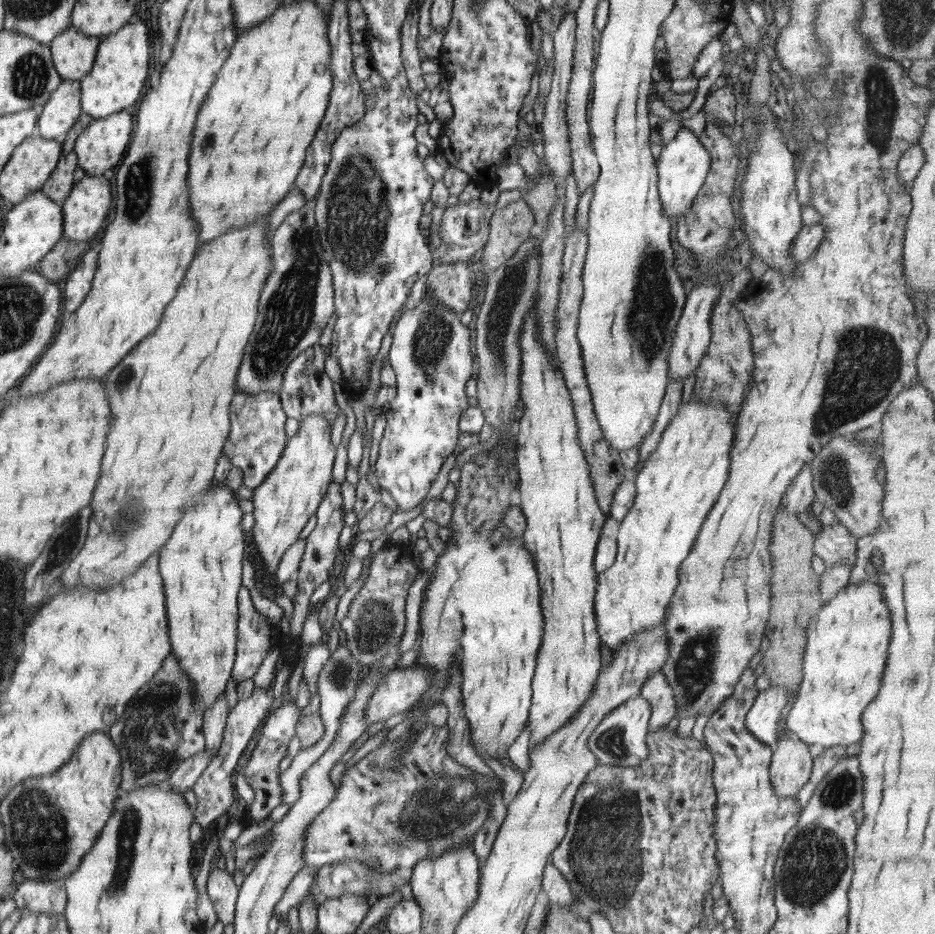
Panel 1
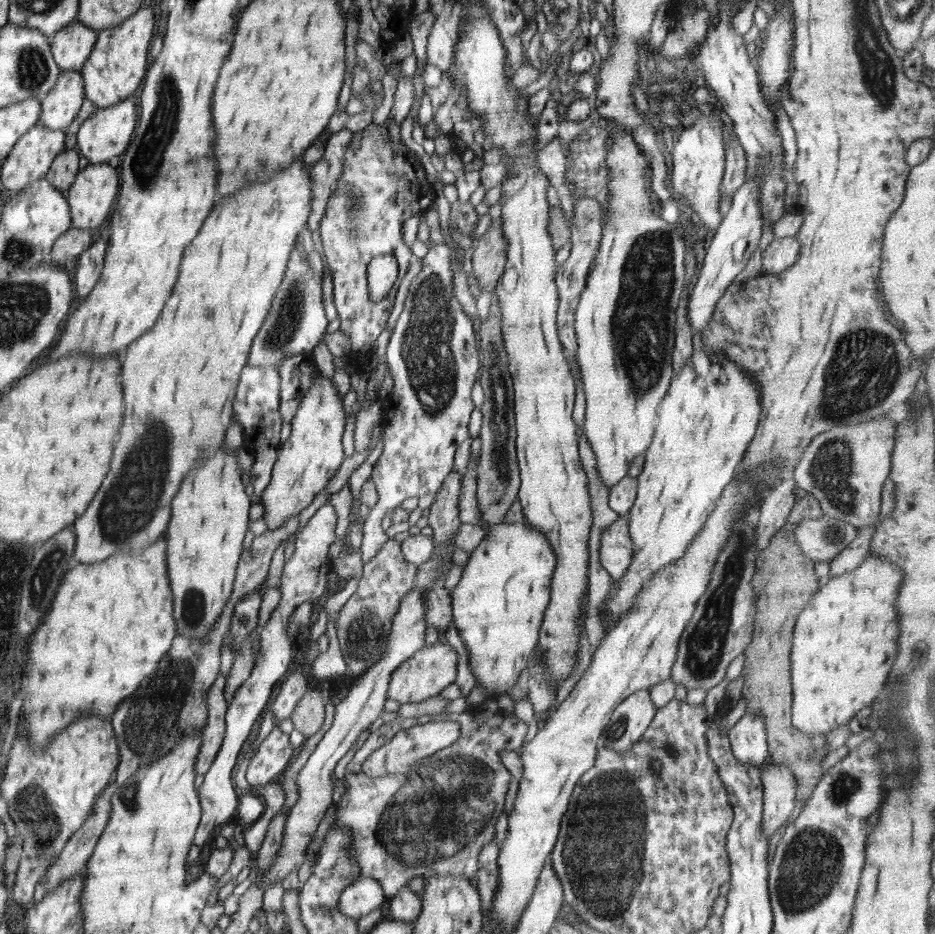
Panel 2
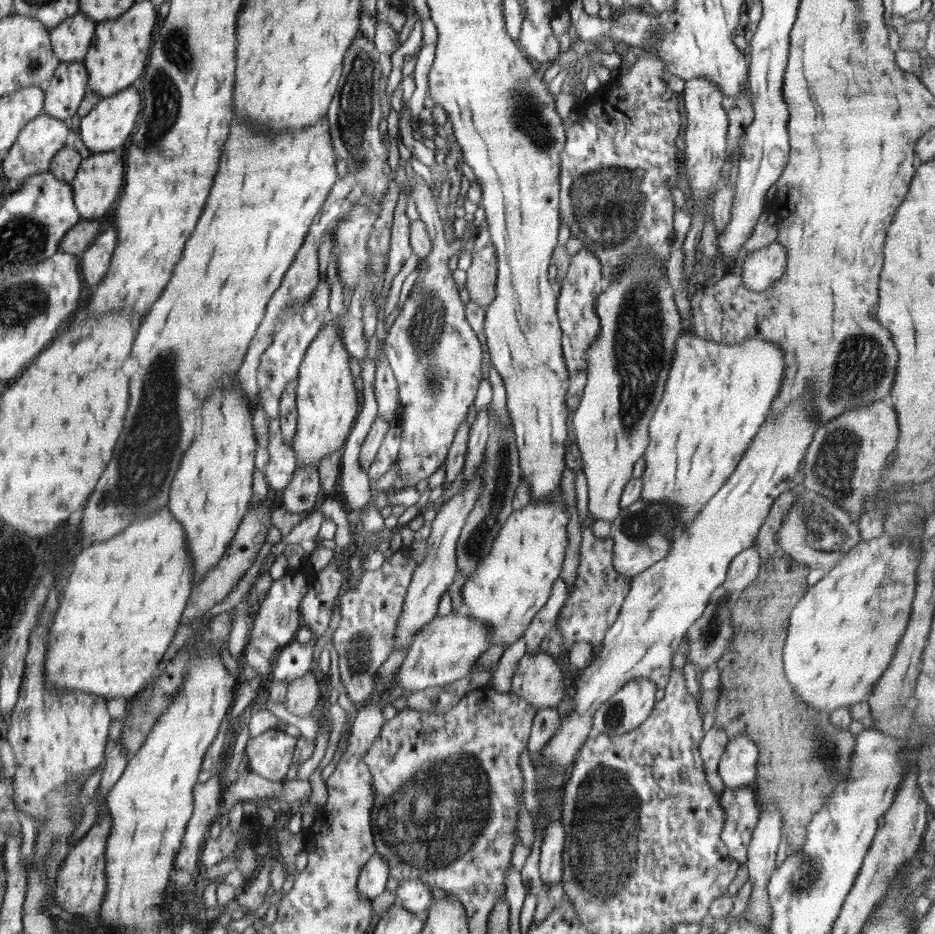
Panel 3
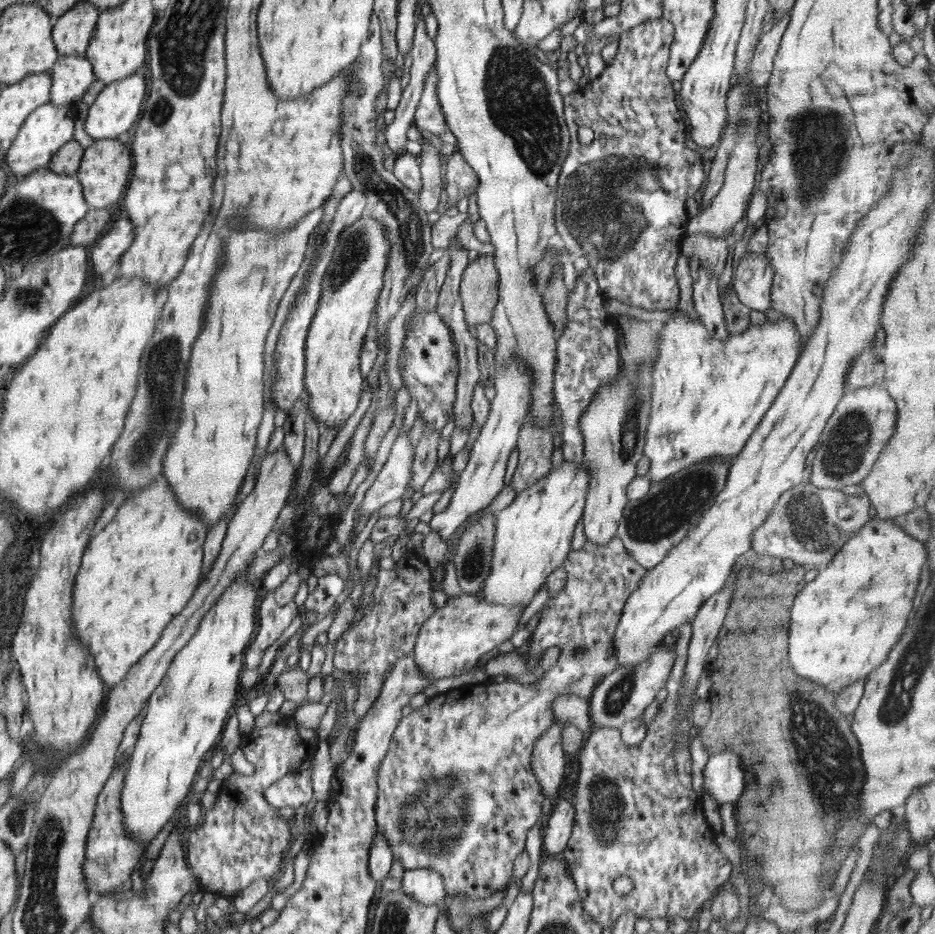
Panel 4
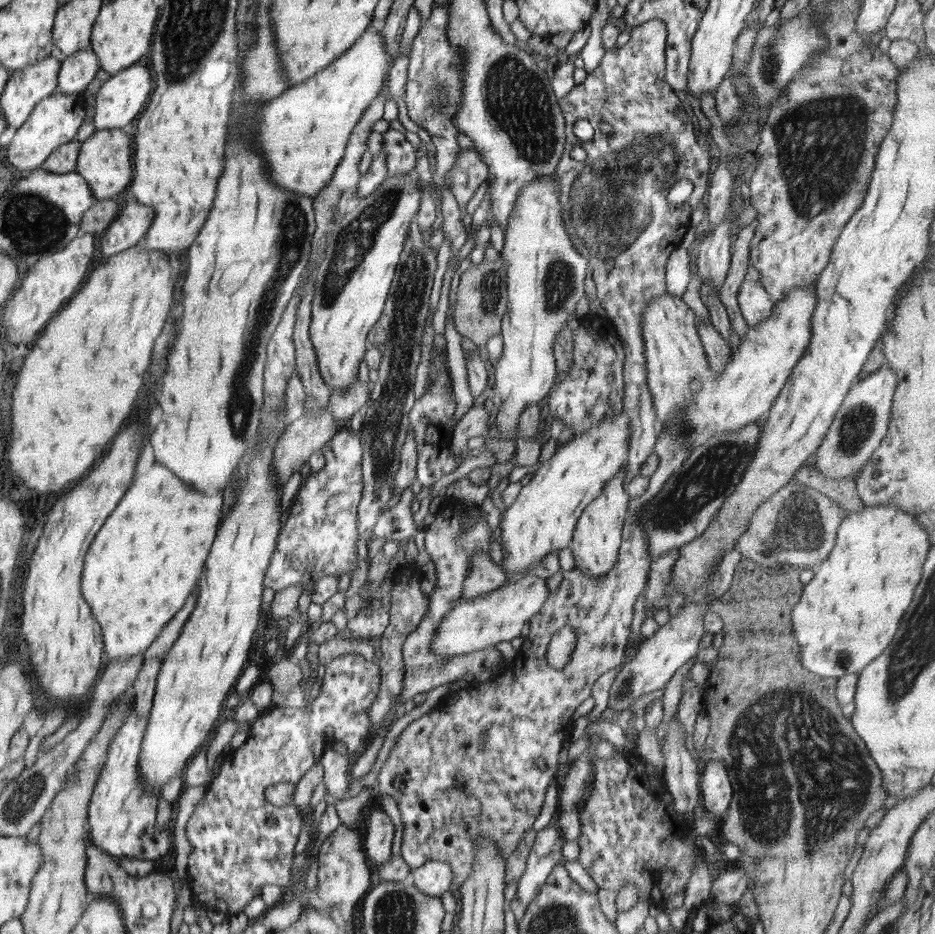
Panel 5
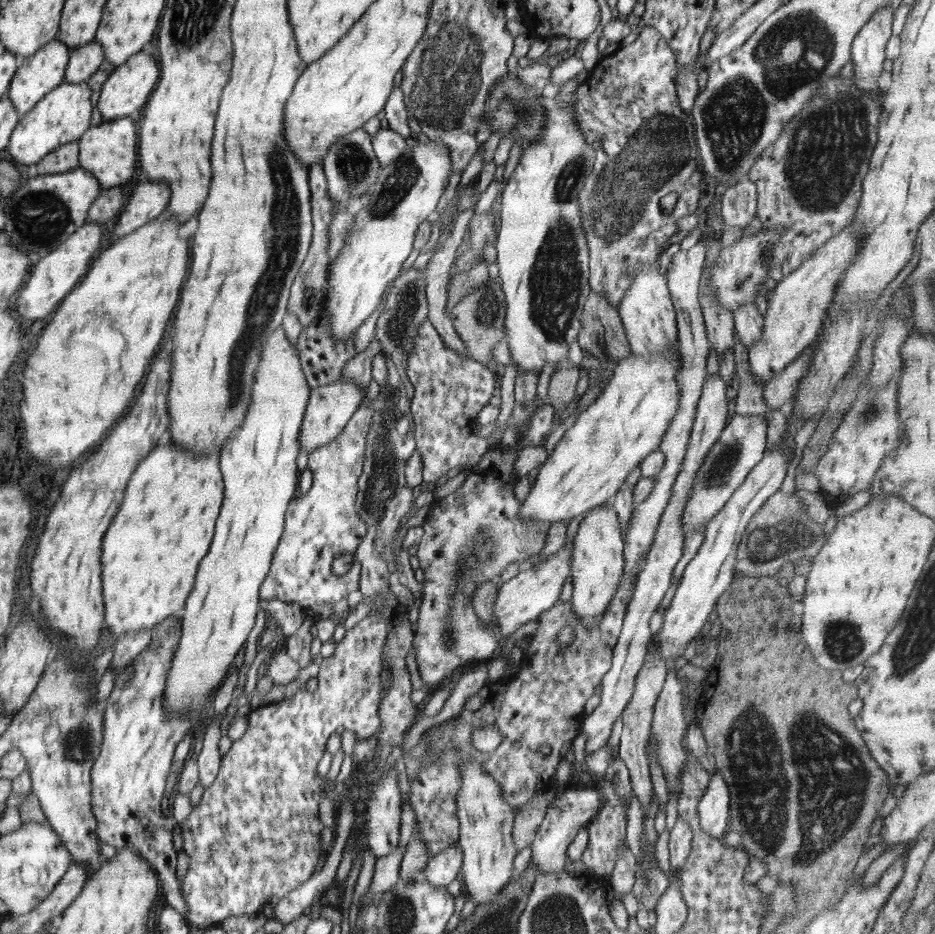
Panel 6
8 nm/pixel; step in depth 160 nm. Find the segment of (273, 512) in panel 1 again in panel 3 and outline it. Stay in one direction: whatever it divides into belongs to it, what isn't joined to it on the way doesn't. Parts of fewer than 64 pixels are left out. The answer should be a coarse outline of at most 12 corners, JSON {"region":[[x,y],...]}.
{"region":[[330,316],[299,367],[297,467],[342,451],[360,410]]}

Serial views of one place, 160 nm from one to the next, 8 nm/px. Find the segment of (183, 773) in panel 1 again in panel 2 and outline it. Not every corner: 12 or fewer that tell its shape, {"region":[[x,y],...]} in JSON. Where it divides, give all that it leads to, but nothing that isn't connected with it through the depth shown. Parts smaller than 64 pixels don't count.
{"region":[[226,676],[206,695],[208,718],[194,764],[194,787],[215,760],[226,731]]}

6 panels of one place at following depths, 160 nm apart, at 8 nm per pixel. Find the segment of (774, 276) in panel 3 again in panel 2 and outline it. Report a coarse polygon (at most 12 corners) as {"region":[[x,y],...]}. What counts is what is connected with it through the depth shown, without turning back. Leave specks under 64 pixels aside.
{"region":[[795,236],[774,238],[761,253],[762,276],[790,268],[800,252]]}

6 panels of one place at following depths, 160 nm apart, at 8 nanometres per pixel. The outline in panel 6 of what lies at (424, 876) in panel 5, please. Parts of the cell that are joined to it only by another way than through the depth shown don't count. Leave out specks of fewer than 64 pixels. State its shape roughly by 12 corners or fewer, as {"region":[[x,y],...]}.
{"region":[[462,850],[436,854],[424,870],[428,884],[447,887],[462,869]]}

